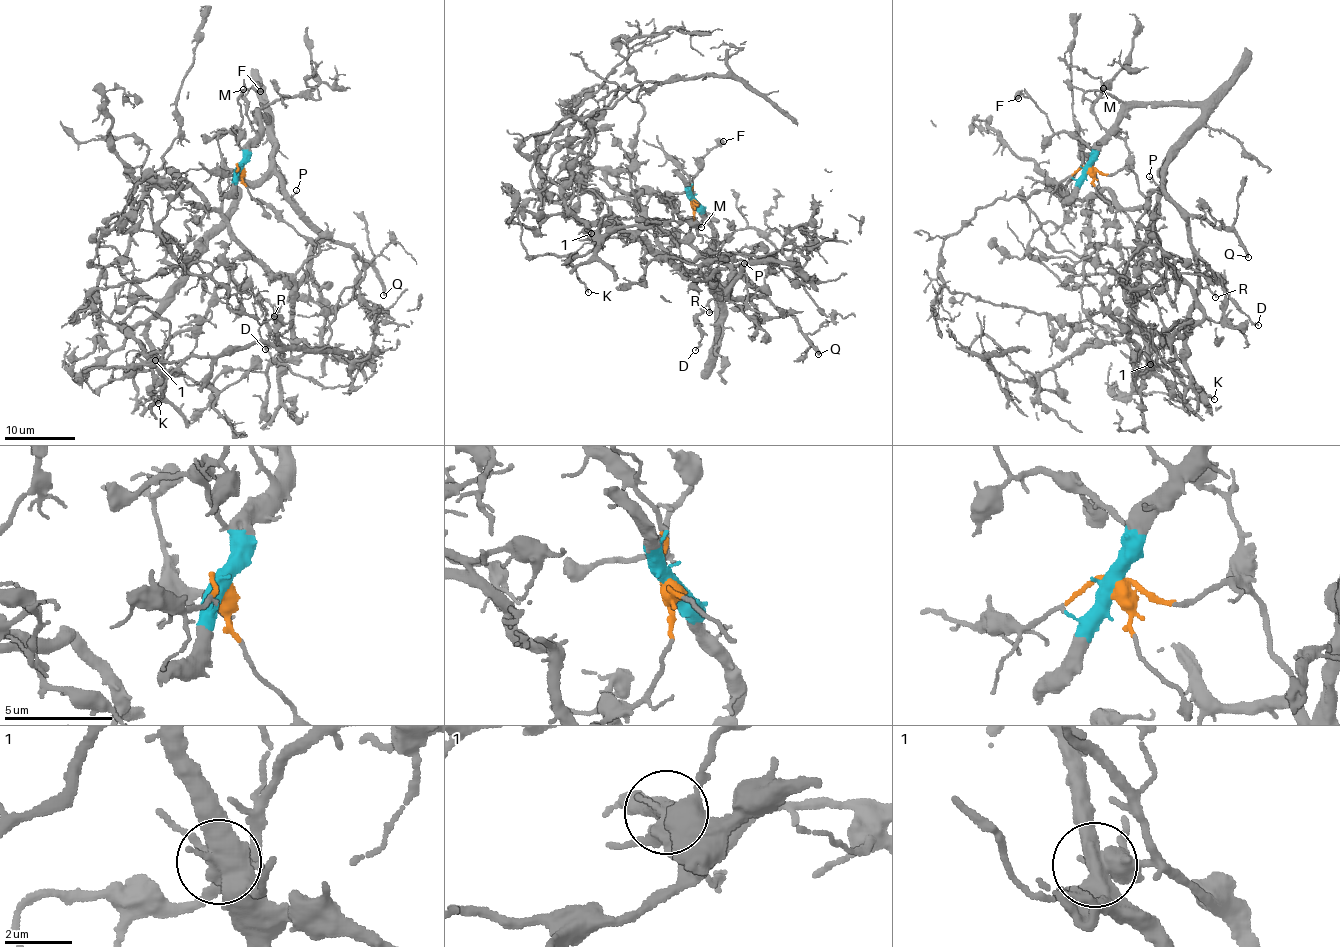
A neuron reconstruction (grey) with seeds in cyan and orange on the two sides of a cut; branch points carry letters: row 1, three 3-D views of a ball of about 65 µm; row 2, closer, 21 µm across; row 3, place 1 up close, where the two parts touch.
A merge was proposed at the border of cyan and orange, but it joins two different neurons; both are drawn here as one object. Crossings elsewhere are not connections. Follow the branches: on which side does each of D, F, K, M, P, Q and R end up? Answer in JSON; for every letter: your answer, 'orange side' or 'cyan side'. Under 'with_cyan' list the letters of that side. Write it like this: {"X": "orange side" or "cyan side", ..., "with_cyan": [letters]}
{"D": "cyan side", "F": "cyan side", "K": "cyan side", "M": "cyan side", "P": "cyan side", "Q": "cyan side", "R": "cyan side", "with_cyan": ["D", "F", "K", "M", "P", "Q", "R"]}

